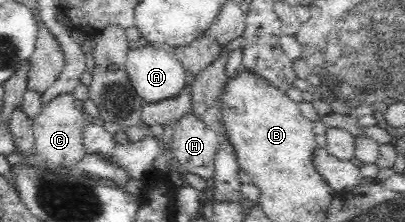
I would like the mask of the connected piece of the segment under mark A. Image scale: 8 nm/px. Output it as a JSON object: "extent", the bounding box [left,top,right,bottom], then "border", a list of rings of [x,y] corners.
{"extent":[126,46,190,104],"border":[[[146,46],[139,50],[130,50],[126,66],[134,90],[146,104],[156,104],[177,98],[185,92],[190,83],[183,66],[171,52],[167,52],[165,49],[153,49]]]}

